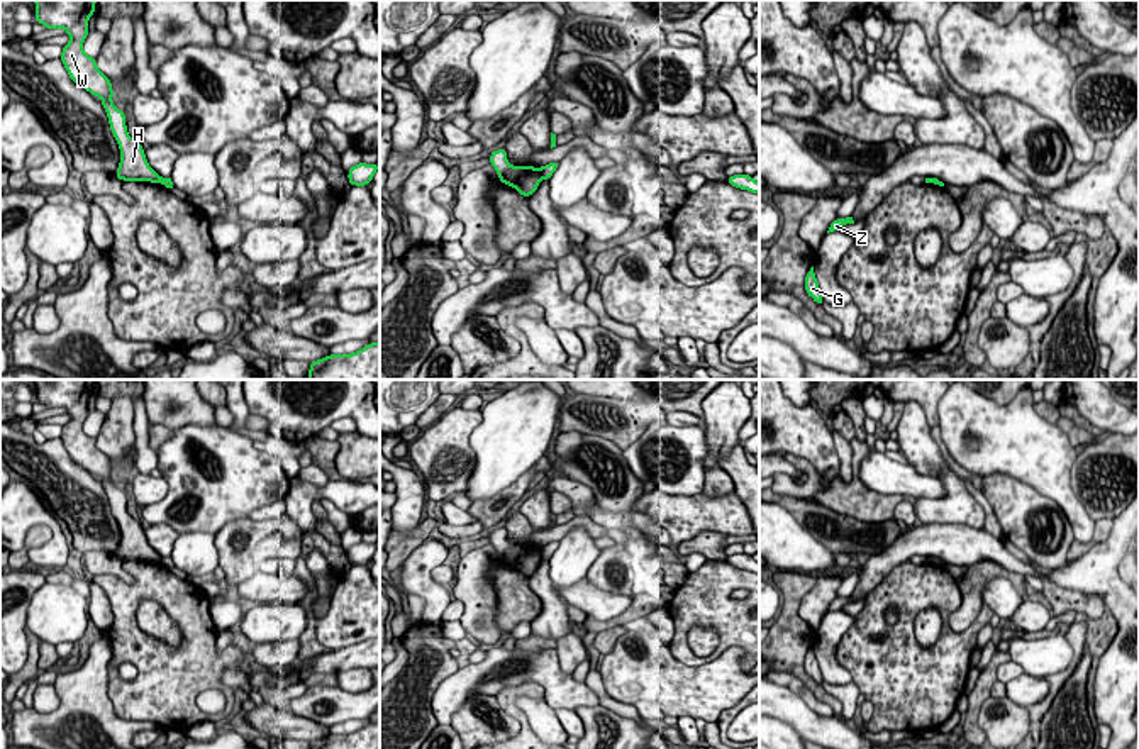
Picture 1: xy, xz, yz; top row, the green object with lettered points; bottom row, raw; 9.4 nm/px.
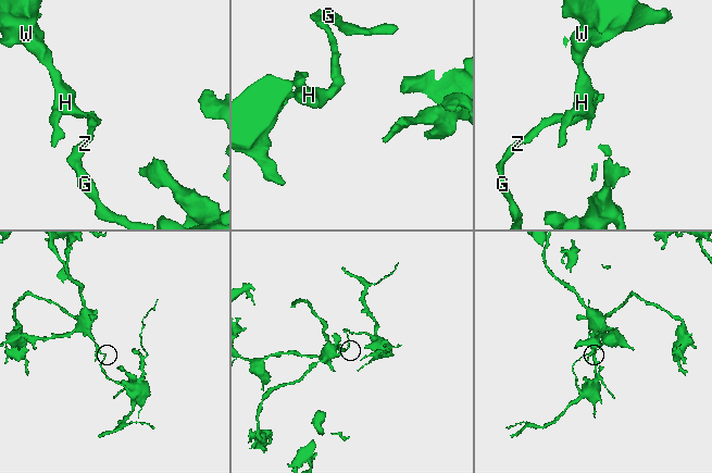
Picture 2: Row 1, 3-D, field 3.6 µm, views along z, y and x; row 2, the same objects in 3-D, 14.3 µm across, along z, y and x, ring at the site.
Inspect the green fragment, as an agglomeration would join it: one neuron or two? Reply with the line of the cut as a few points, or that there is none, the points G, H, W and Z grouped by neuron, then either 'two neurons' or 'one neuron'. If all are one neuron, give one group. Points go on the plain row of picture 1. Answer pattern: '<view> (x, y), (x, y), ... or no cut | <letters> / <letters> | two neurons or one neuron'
xz (539, 548), (543, 558) | G Z / H W | two neurons

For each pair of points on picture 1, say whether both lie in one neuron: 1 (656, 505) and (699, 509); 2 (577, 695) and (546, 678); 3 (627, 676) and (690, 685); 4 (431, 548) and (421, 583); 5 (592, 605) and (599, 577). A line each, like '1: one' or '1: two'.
1: one
2: one
3: one
4: one
5: two

